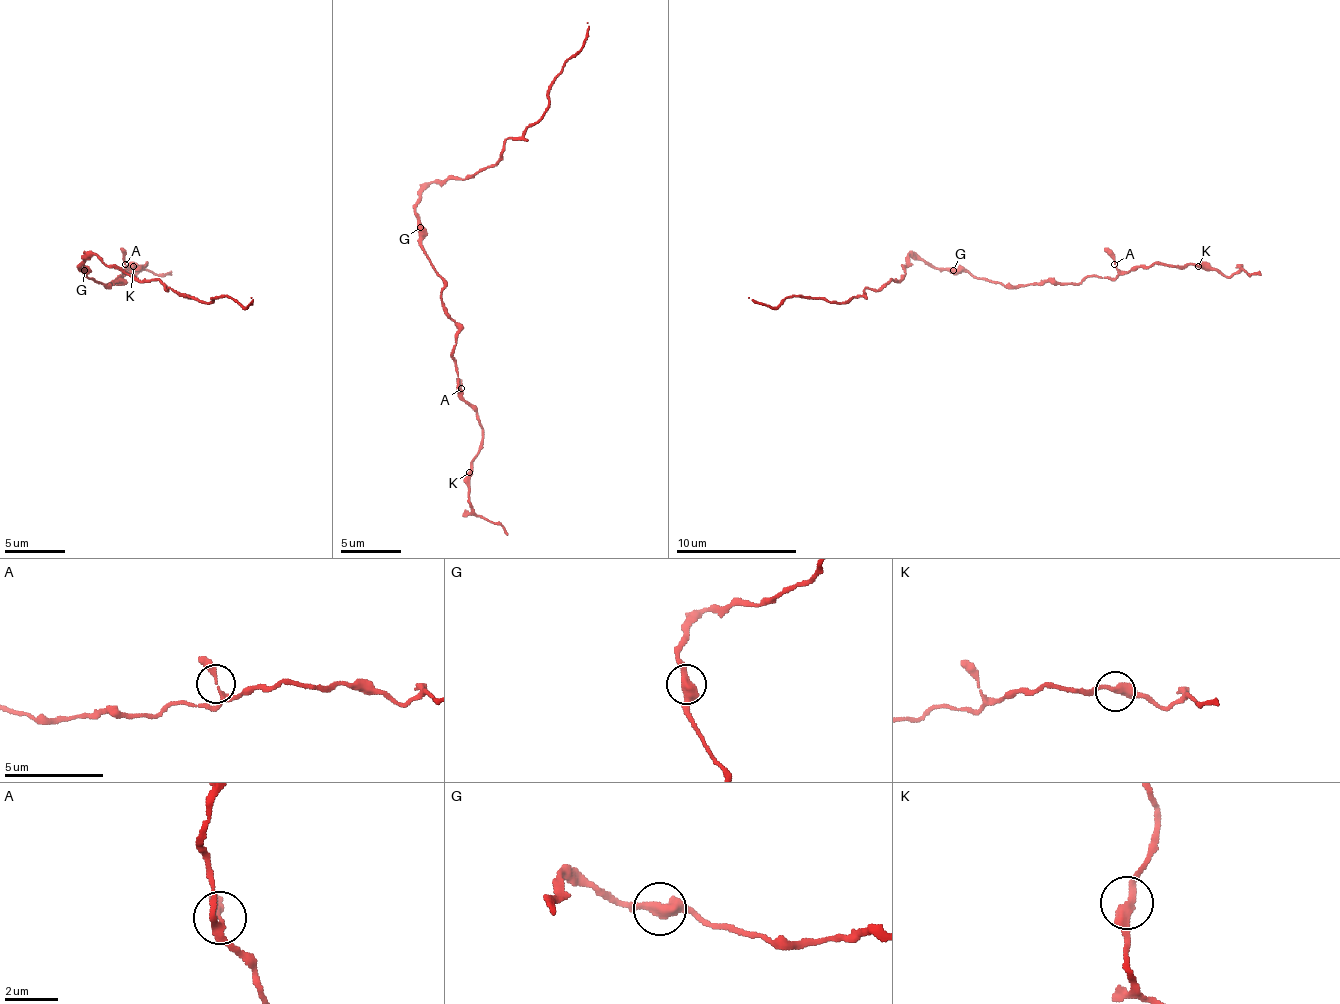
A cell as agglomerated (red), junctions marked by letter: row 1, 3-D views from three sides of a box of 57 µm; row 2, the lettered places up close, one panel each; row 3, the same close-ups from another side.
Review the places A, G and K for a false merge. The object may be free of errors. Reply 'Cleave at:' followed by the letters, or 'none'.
Cleave at: G

